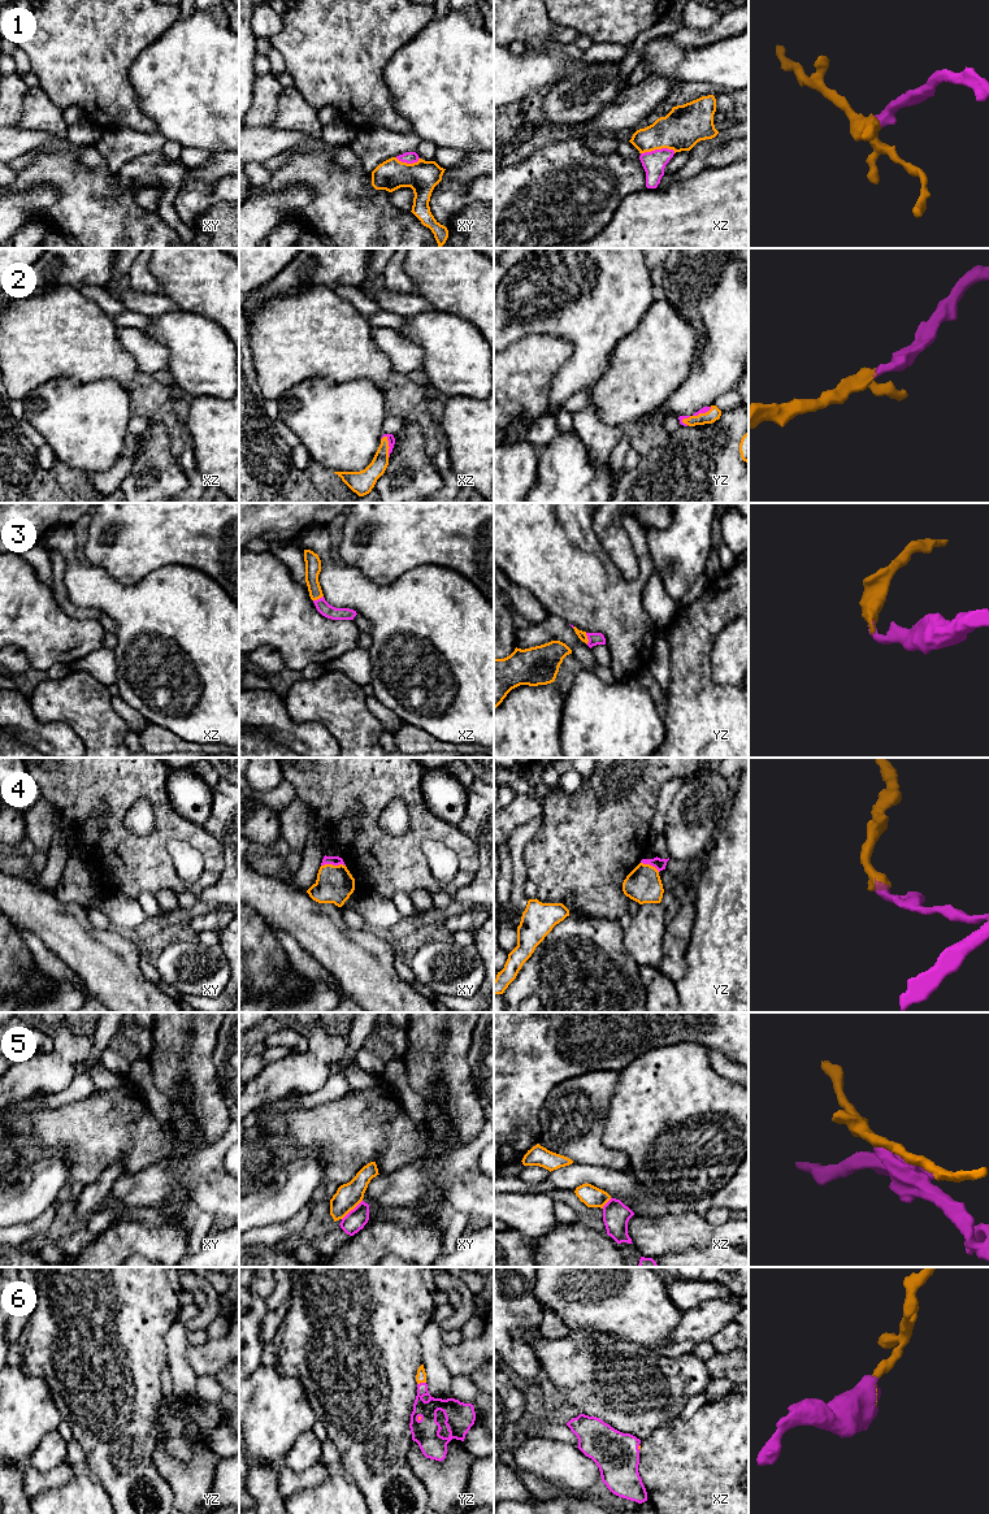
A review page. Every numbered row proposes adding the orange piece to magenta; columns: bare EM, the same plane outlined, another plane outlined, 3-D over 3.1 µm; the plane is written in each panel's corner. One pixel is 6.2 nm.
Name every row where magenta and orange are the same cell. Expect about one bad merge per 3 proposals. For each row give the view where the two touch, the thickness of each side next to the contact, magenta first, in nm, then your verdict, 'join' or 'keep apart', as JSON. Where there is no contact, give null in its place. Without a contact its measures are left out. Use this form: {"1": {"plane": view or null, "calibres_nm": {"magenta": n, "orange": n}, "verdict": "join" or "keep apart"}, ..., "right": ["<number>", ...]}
{"1": {"plane": "xz", "calibres_nm": {"magenta": 140, "orange": 260}, "verdict": "join"}, "2": {"plane": "xz", "calibres_nm": {"magenta": 50, "orange": 120}, "verdict": "join"}, "3": {"plane": "yz", "calibres_nm": {"magenta": 80, "orange": 50}, "verdict": "join"}, "4": {"plane": "xy", "calibres_nm": {"magenta": 60, "orange": 240}, "verdict": "join"}, "5": {"plane": "xy", "calibres_nm": {"magenta": 130, "orange": 160}, "verdict": "keep apart"}, "6": {"plane": "yz", "calibres_nm": {"magenta": 130, "orange": 60}, "verdict": "join"}, "right": ["1", "2", "3", "4", "6"]}

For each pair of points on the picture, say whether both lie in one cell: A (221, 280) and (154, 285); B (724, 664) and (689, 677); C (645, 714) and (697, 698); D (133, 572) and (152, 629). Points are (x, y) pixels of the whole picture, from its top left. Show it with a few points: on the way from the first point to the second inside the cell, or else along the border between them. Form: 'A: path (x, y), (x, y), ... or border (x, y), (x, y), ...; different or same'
A: border (148, 261), (148, 269), (159, 282), (163, 293); different
B: border (715, 638), (711, 677), (718, 682), (734, 685); different
C: border (664, 720), (666, 737), (662, 744); different
D: border (163, 567), (129, 585), (121, 585), (108, 575); different

